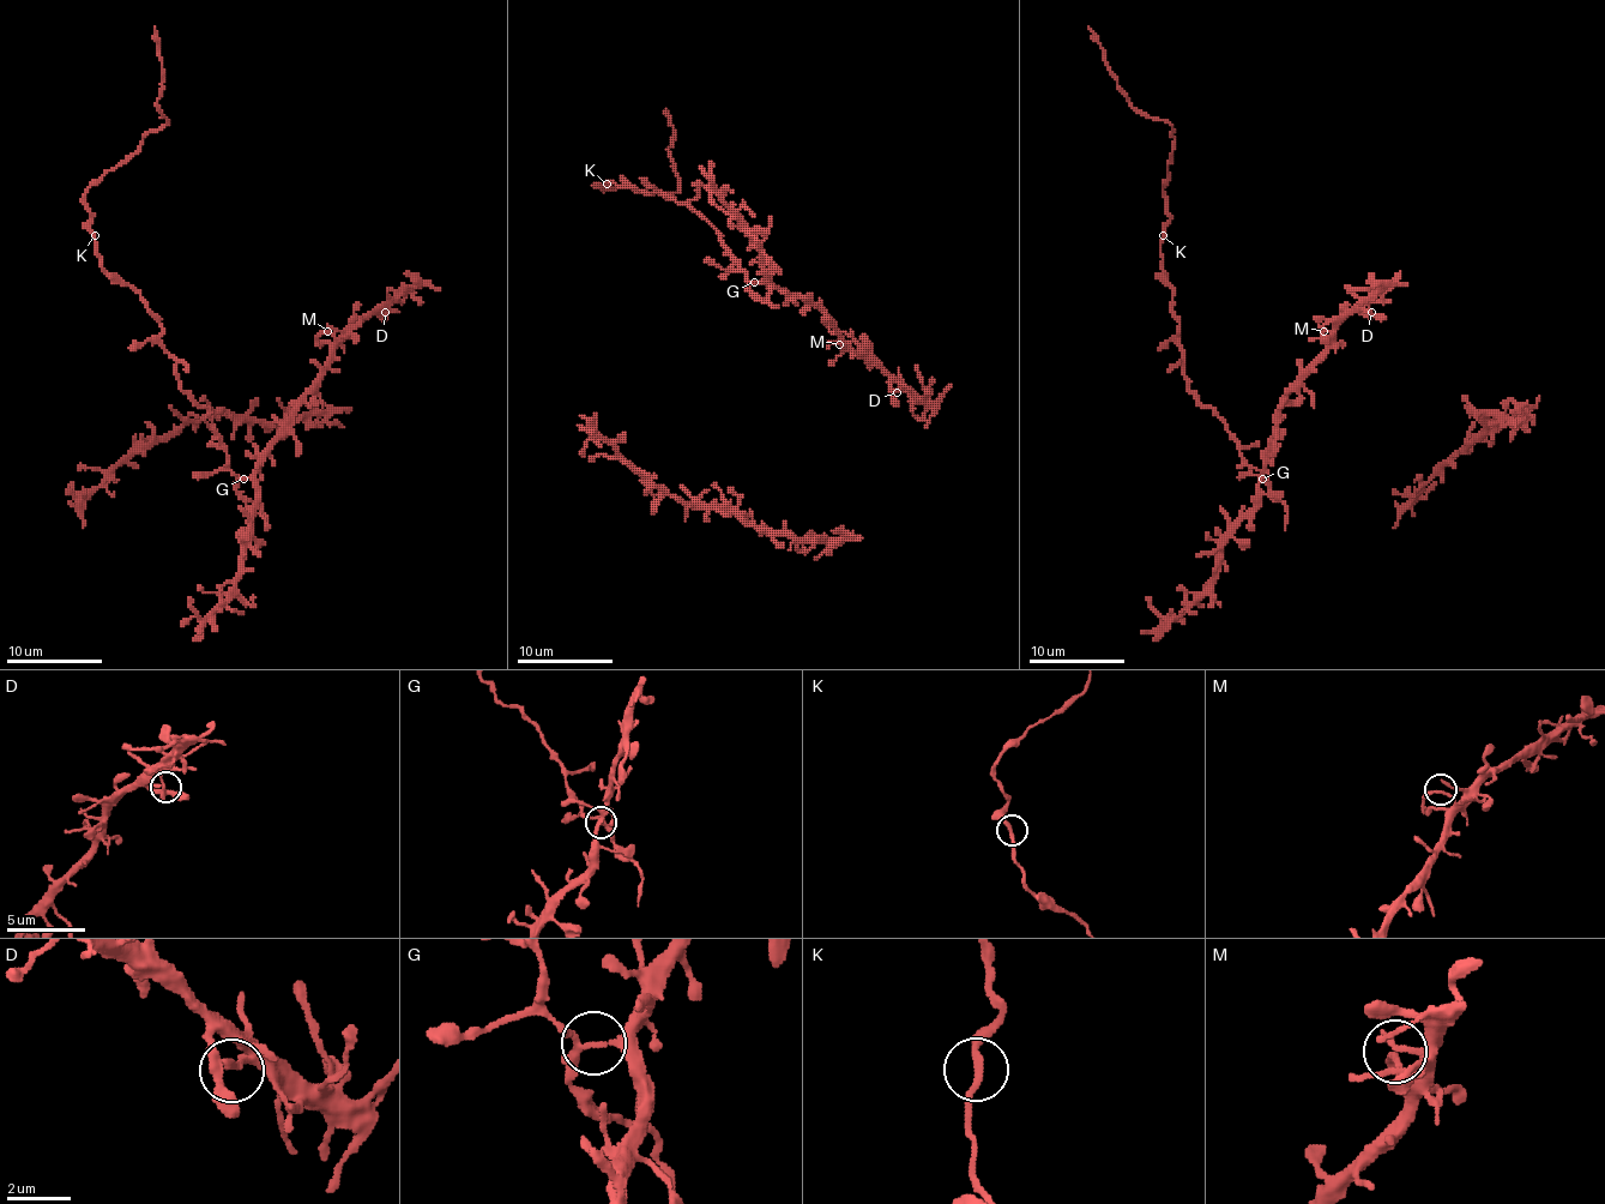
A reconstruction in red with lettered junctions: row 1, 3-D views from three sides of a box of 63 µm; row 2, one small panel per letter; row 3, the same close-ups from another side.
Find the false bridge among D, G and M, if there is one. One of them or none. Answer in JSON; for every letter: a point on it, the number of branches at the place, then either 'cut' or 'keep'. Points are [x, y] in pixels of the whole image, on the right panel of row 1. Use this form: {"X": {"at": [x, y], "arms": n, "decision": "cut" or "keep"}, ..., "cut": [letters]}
{"D": {"at": [1371, 312], "arms": 3, "decision": "keep"}, "G": {"at": [1262, 479], "arms": 3, "decision": "cut"}, "M": {"at": [1323, 331], "arms": 2, "decision": "keep"}, "cut": ["G"]}

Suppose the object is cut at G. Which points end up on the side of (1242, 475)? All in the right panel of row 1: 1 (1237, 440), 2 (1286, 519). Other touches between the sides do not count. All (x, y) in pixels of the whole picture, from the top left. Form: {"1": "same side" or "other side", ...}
{"1": "same side", "2": "same side"}

